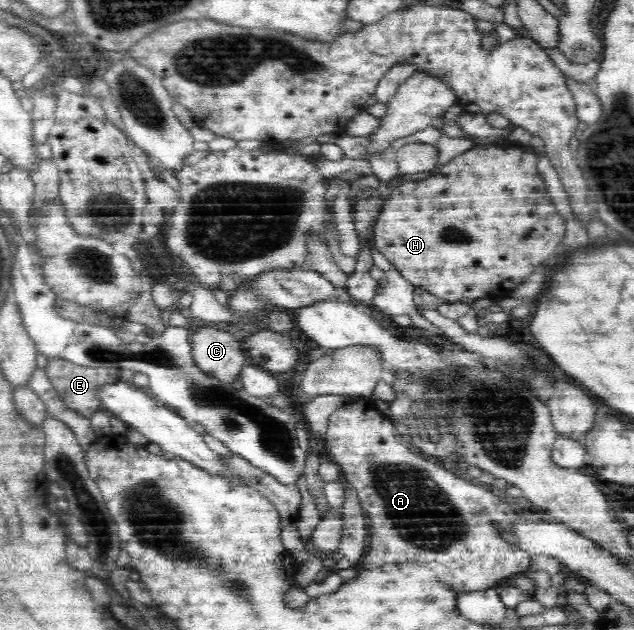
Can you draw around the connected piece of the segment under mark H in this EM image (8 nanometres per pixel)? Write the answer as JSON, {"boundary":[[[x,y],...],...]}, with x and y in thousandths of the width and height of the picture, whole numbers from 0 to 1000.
{"boundary":[[[789,227],[749,229],[740,240],[733,240],[729,246],[718,249],[715,256],[705,259],[694,273],[688,276],[669,276],[659,281],[634,281],[632,290],[620,302],[609,305],[610,316],[601,344],[591,360],[591,386],[590,392],[604,403],[614,414],[618,414],[639,443],[644,443],[653,454],[666,457],[672,463],[703,476],[705,479],[746,479],[754,473],[779,473],[801,470],[803,465],[815,456],[815,449],[822,449],[828,443],[828,437],[841,433],[844,425],[866,411],[875,402],[879,390],[891,379],[894,370],[894,351],[888,348],[888,341],[882,341],[879,329],[869,316],[869,310],[863,306],[863,294],[856,278],[847,268],[845,243],[828,243],[815,233],[806,237],[790,237]]]}

